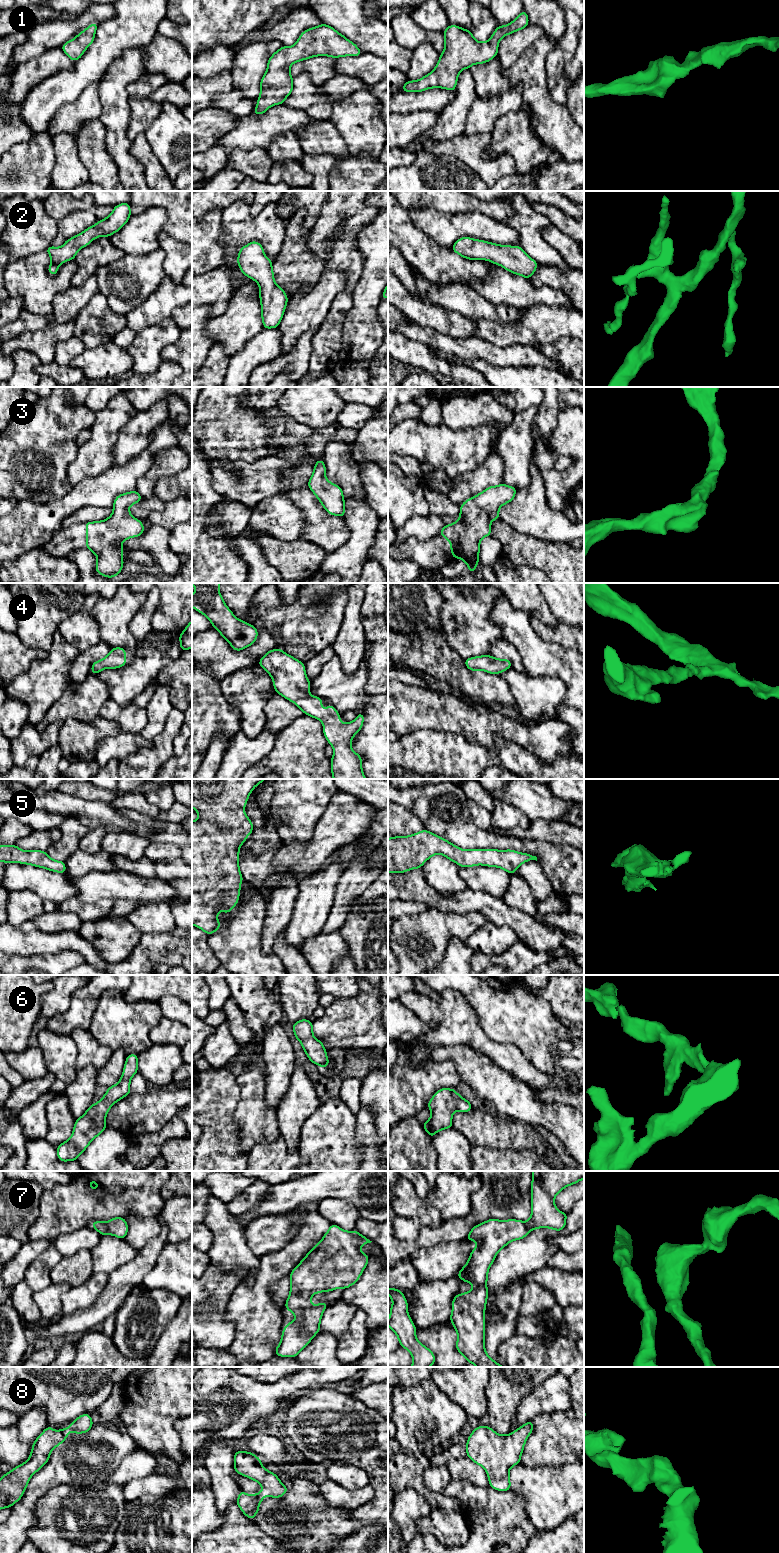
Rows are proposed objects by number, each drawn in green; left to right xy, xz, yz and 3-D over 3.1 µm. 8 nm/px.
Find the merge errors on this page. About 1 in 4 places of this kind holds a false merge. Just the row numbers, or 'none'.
none

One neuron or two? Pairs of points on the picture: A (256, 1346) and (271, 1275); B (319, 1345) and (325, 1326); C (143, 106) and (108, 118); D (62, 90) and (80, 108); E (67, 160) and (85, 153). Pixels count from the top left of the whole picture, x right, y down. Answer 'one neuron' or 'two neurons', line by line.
A: one neuron
B: two neurons
C: two neurons
D: two neurons
E: two neurons

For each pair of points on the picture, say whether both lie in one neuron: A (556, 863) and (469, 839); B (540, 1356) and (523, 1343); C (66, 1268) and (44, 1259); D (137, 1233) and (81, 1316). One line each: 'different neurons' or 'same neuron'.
A: same neuron
B: same neuron
C: different neurons
D: different neurons

